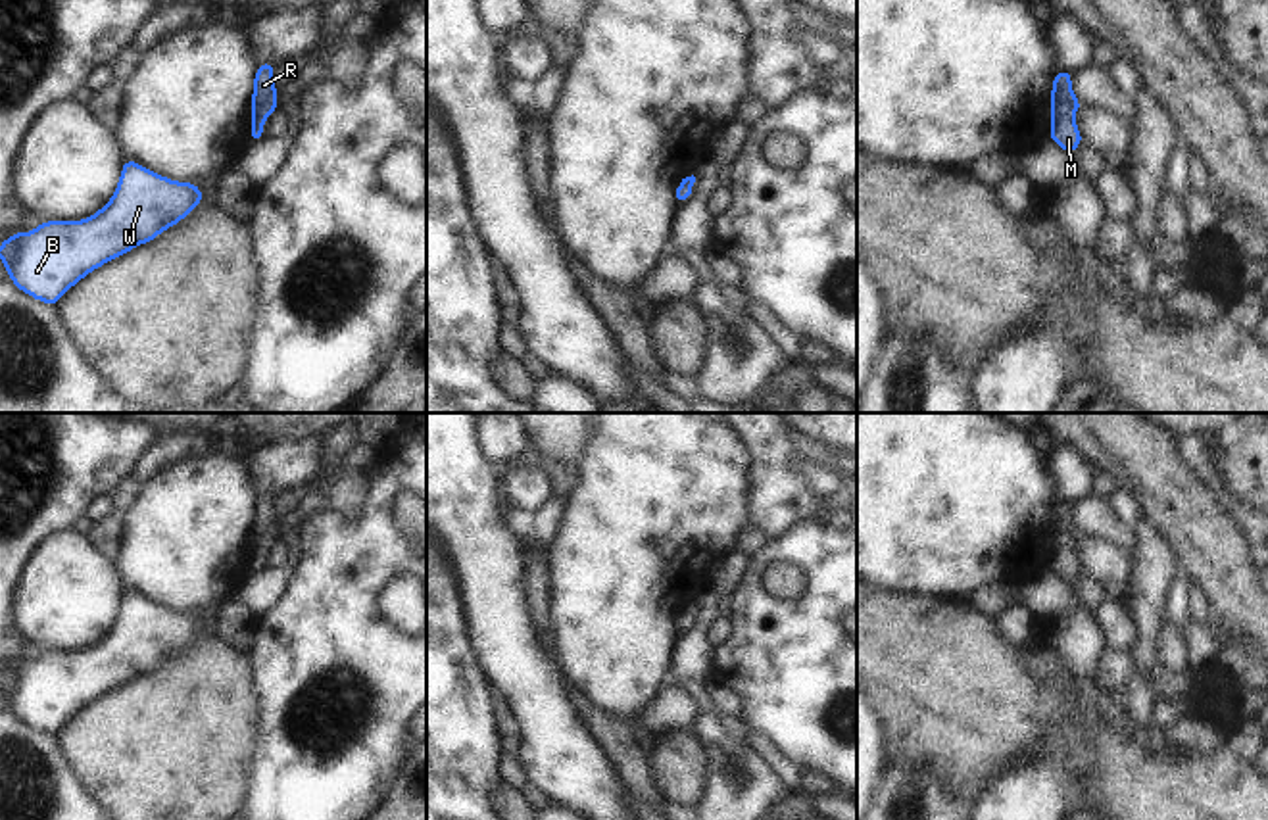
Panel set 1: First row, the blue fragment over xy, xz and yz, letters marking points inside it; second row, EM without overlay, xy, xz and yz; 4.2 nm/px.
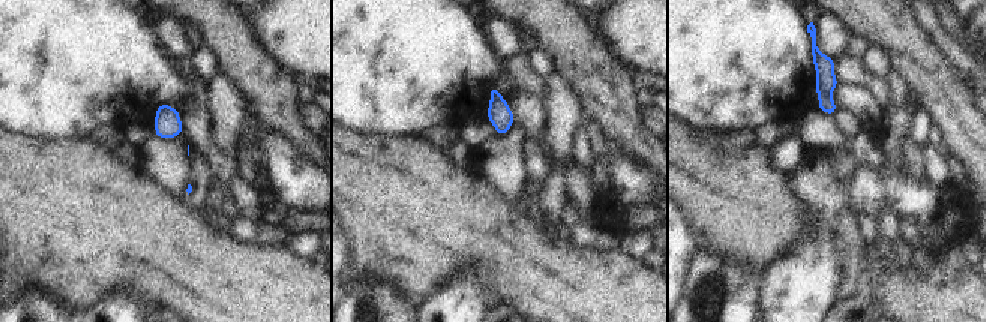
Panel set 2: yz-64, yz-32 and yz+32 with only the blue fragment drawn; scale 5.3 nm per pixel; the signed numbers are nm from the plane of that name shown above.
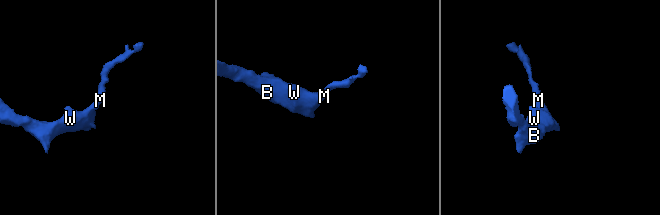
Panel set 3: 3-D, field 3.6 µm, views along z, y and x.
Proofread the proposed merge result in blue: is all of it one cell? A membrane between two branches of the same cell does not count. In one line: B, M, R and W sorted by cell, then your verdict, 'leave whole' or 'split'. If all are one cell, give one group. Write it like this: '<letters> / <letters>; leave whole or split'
B M R W; leave whole

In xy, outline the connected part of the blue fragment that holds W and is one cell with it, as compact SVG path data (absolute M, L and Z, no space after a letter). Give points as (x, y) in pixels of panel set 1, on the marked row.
M125 159L115 194L92 217L13 232L0 244L0 257L12 284L56 305L81 278L150 244L204 200L196 182L177 182Z

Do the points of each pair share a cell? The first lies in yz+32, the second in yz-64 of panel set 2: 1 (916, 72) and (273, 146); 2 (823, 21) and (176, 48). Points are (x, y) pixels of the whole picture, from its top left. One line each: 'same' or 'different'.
1: different
2: same

